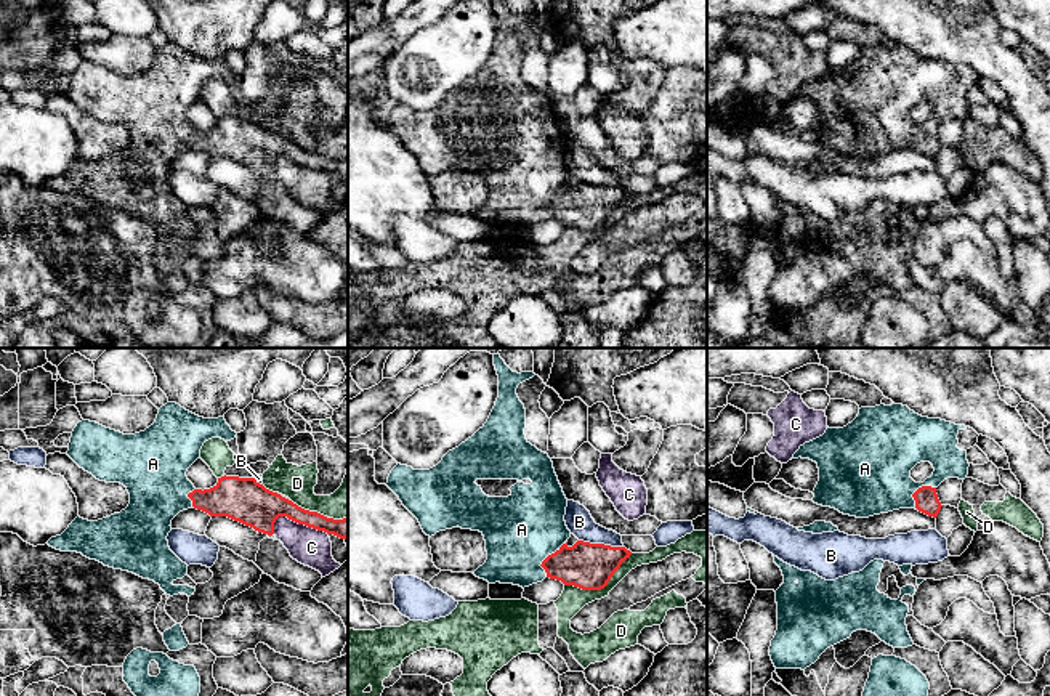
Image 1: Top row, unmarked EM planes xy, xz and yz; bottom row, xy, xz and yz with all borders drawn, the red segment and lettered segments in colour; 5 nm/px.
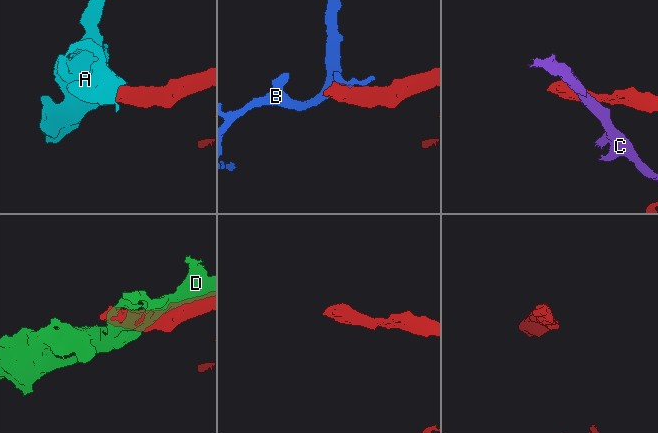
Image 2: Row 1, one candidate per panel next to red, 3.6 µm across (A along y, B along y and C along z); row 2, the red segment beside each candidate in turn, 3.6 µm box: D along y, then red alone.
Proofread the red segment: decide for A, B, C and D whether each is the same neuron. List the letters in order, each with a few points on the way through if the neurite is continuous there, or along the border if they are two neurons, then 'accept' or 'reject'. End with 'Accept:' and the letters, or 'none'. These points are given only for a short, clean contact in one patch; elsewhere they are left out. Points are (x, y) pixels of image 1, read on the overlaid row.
A: way xz (589, 566), (568, 565), (547, 557), (521, 530); accept
B: border xz (579, 539), (622, 547); reject
C: reject
D: reject
Accept: A

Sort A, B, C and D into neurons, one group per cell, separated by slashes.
A / B / C / D

